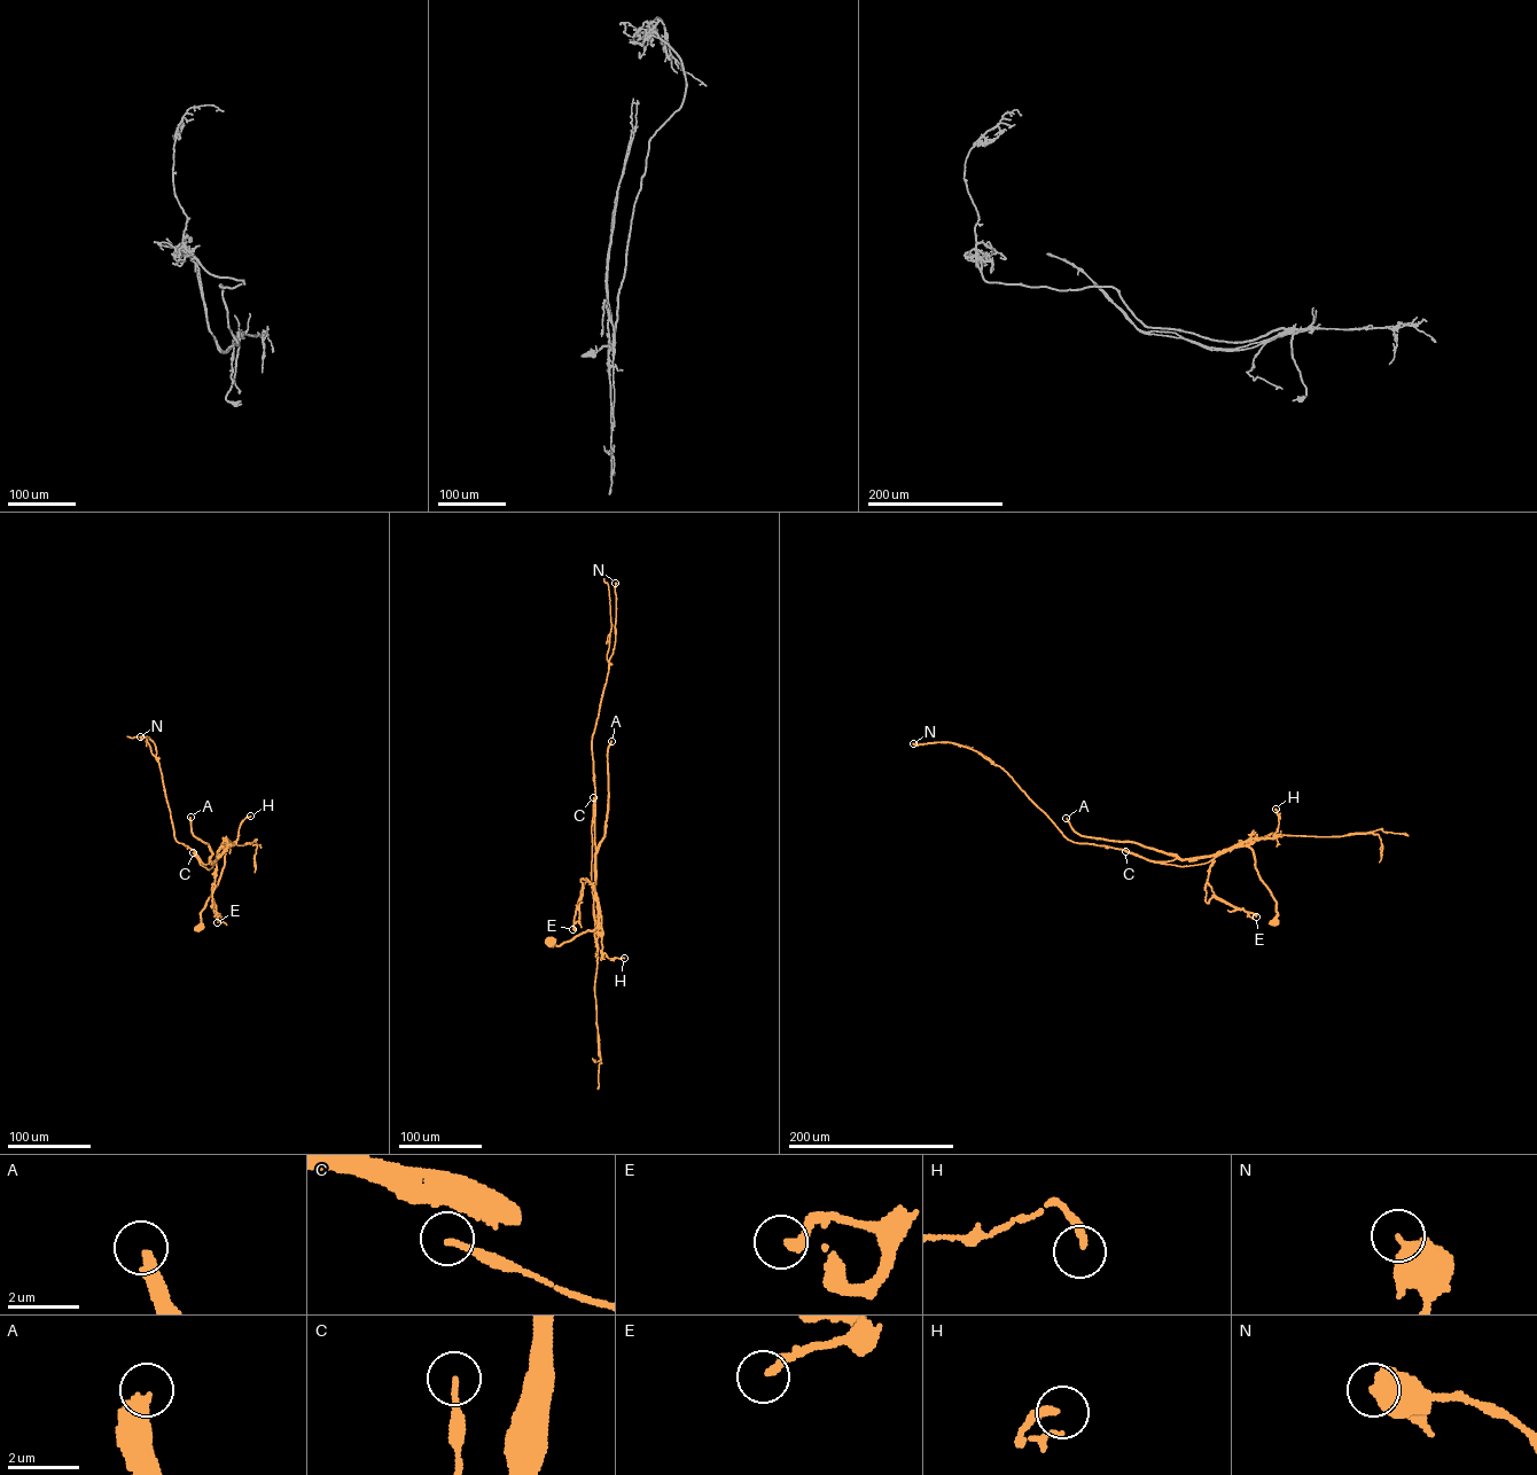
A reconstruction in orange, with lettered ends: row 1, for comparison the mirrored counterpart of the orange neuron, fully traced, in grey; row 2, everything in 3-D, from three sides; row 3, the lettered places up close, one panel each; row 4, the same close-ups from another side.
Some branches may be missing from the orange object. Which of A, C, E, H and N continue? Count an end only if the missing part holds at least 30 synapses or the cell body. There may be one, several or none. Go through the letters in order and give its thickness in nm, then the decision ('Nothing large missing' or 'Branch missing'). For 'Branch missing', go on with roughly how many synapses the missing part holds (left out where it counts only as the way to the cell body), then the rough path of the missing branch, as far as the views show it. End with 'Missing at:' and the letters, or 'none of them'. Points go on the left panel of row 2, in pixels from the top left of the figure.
A: Thickness 380 nm. Branch missing. Roughly 2500 synapses. Course of what is missing: (190, 817), (184, 766), (217, 771), (171, 761), (141, 738), (143, 696), (123, 633), (134, 569), (172, 564)
C: Thickness 160 nm. Nothing large missing
E: Thickness 260 nm. Nothing large missing
H: Thickness 220 nm. Nothing large missing
N: Thickness 440 nm. Nothing large missing
Missing at: A

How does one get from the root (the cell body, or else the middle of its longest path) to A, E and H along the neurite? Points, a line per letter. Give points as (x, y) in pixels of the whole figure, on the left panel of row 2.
A: (199, 928), (225, 855), (209, 861), (212, 853), (193, 835), (190, 817)
E: (199, 928), (201, 912), (224, 865), (224, 851), (217, 858), (211, 890), (217, 922)
H: (199, 928), (201, 912), (224, 865), (225, 851), (219, 856), (227, 845), (235, 843), (241, 821), (250, 816)

